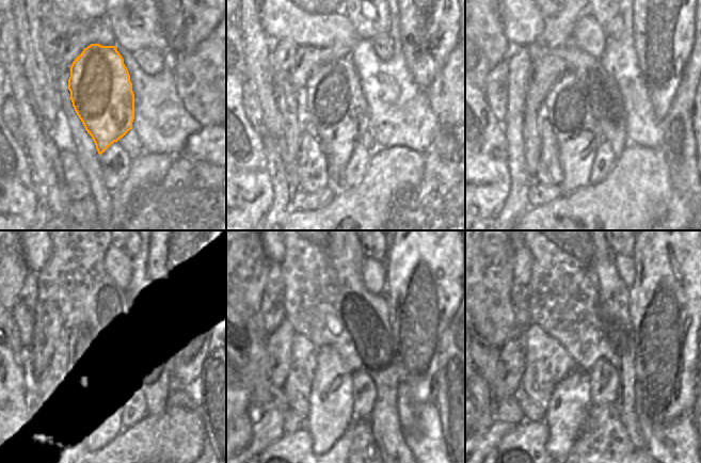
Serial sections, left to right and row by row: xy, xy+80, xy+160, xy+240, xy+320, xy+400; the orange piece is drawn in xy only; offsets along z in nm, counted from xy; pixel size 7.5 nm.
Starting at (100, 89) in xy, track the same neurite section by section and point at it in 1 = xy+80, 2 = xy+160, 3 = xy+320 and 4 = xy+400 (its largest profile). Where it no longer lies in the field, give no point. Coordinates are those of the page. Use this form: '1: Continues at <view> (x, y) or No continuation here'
1: Continues at xy+80 (338, 111)
2: Continues at xy+160 (577, 133)
3: Continues at xy+320 (331, 414)
4: Continues at xy+400 (571, 400)

